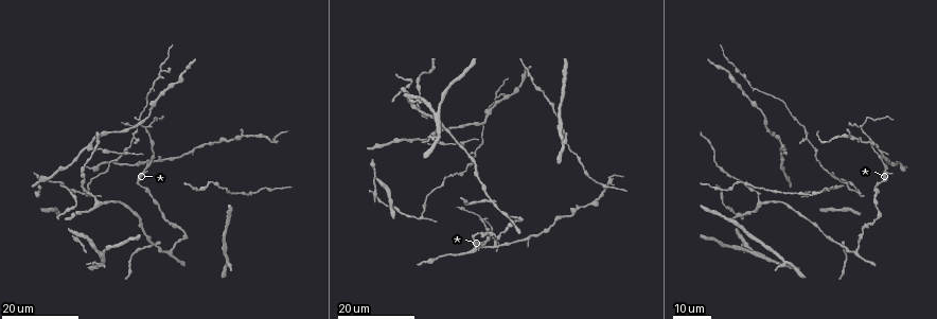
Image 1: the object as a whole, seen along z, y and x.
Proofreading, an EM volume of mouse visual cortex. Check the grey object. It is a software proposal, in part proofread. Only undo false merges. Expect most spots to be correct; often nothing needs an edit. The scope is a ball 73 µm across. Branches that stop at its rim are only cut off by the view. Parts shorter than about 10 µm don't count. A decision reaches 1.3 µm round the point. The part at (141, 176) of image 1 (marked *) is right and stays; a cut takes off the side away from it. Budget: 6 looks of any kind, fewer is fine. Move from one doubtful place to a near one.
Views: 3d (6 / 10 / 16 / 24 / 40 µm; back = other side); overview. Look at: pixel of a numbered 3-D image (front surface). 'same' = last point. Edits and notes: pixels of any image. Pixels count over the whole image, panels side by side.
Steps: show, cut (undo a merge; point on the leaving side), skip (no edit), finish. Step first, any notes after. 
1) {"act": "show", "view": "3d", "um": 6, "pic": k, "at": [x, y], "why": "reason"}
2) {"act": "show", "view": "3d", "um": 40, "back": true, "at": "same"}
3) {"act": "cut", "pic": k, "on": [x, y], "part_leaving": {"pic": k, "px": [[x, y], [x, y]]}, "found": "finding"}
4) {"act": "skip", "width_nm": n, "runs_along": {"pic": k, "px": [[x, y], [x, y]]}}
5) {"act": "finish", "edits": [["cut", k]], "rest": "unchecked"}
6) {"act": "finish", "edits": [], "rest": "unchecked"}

{"act": "show", "view": "3d", "um": 16, "pic": 1, "at": [147, 128], "why": "three-way junction"}

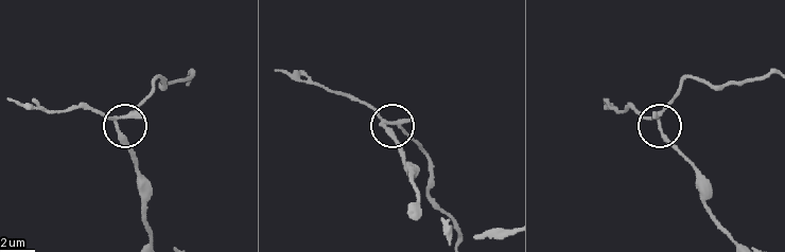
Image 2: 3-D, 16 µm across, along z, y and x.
{"act": "show", "view": "3d", "um": 6, "pic": 2, "at": [382, 124]}

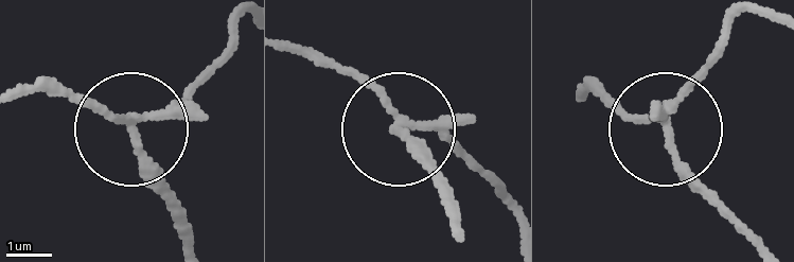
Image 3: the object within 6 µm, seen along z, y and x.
{"act": "skip", "arms": 3, "runs_along": {"pic": 3, "px": [[194, 240], [137, 138], [212, 62]]}, "found": "one neuron here"}

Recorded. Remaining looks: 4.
{"act": "show", "view": "3d", "um": 16, "pic": 1, "at": [838, 243], "why": "looks like a crossing"}

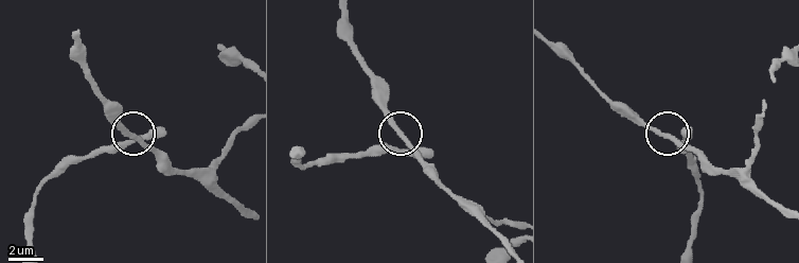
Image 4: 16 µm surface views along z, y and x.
{"act": "show", "view": "3d", "um": 6, "pic": 4, "at": [139, 138]}

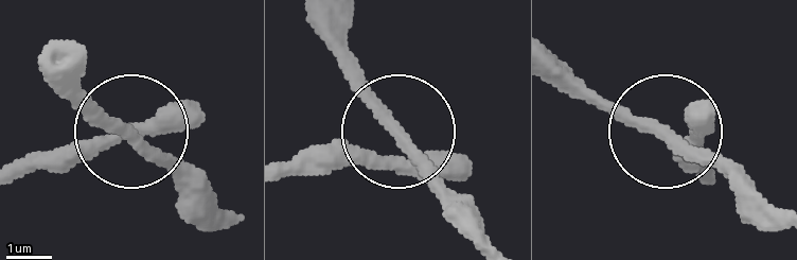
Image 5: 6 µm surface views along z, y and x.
{"act": "skip", "arms": 4, "runs_along": {"pic": 5, "px": [[235, 213], [133, 138], [18, 160]]}, "found": "all the same neuron"}

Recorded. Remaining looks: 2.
{"act": "show", "view": "3d", "um": 24, "pic": 1, "at": [782, 145]}

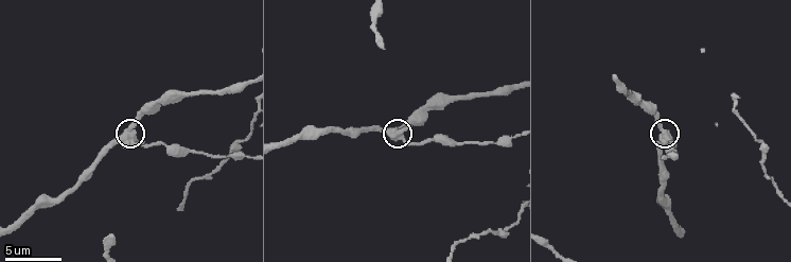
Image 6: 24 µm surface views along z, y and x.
{"act": "show", "view": "3d", "um": 6, "pic": 6, "at": [662, 129]}

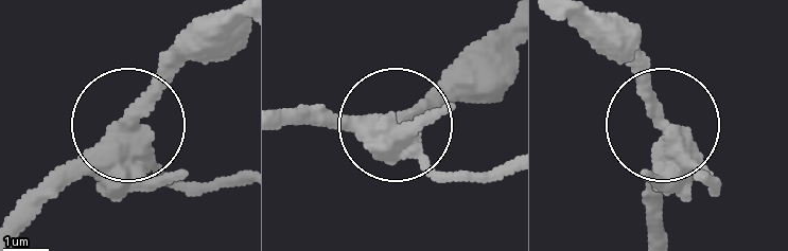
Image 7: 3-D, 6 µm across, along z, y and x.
{"act": "cut", "pic": 7, "on": [182, 178], "width_nm": 420, "found": "two neurons meet here"}

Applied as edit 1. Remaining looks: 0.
{"act": "finish", "edits": [["cut", 7]], "rest": "unchecked"}

